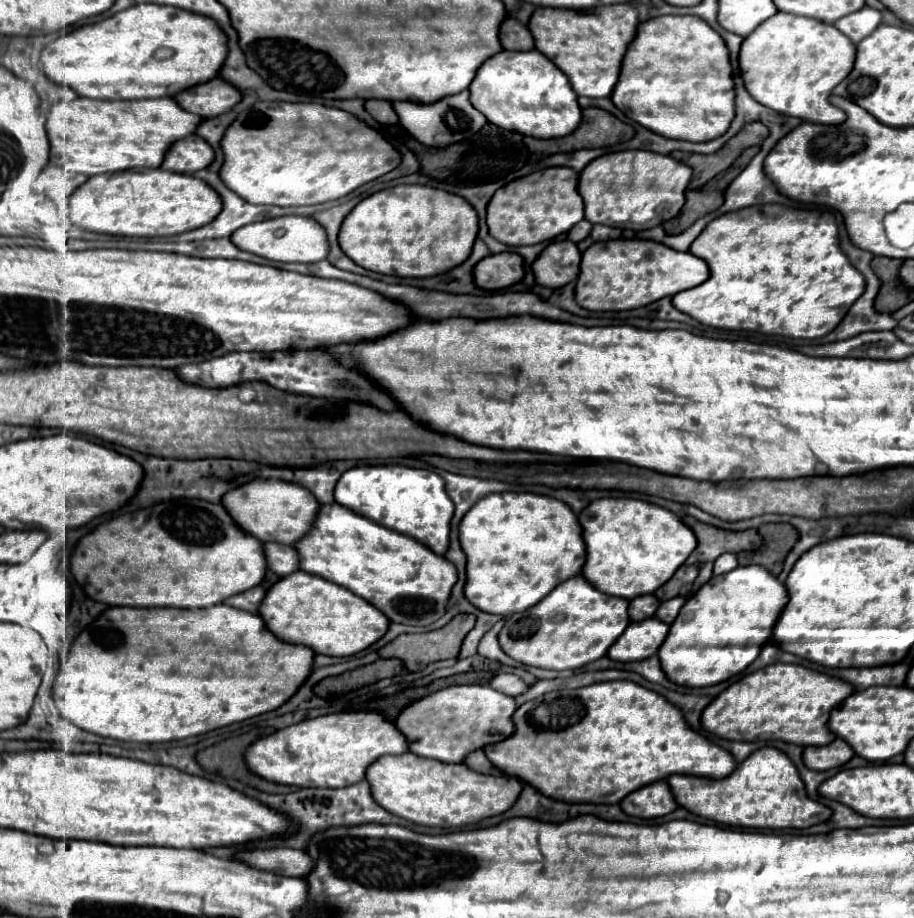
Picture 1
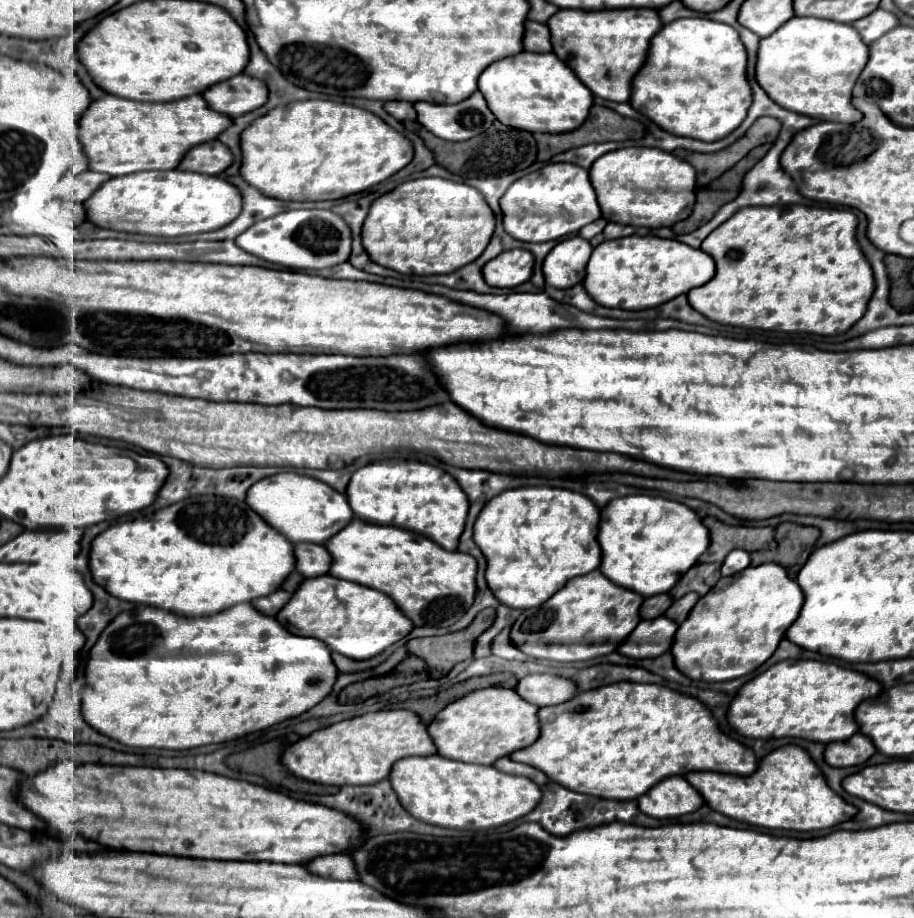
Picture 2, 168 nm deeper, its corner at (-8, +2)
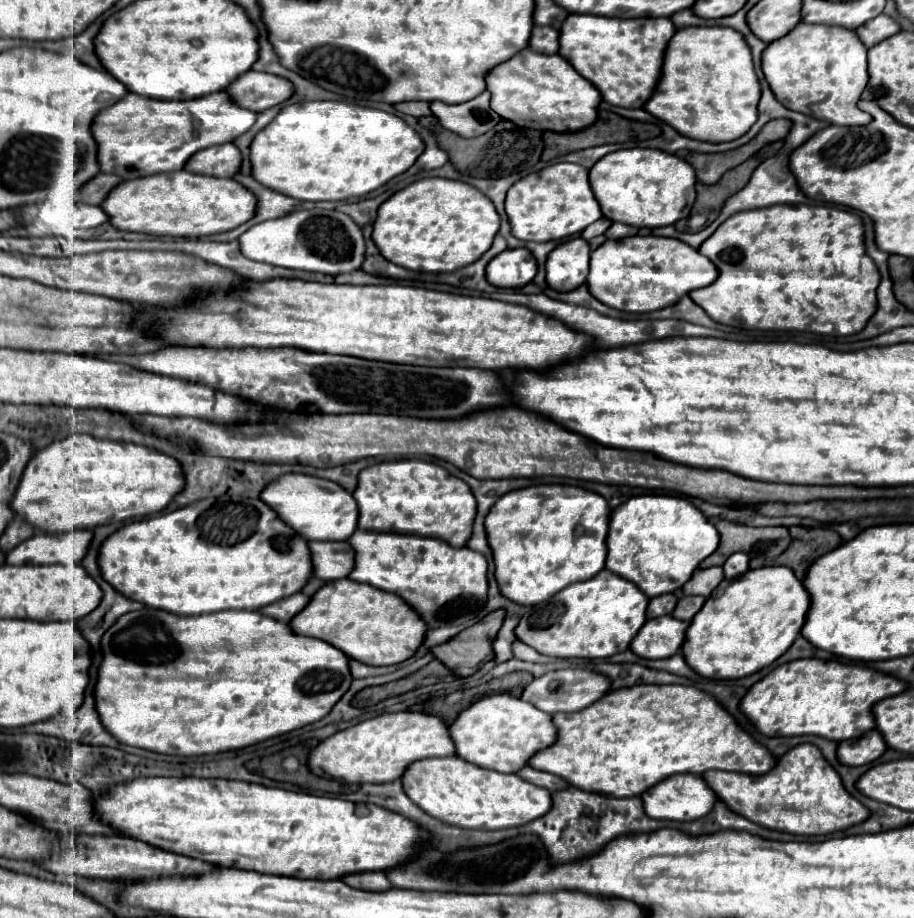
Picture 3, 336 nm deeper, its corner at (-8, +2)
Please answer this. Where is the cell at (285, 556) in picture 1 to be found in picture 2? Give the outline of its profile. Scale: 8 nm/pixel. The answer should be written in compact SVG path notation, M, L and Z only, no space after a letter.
M297 543L295 557L297 557L297 571L309 577L319 577L329 573L329 565L333 561L325 545L317 545L317 543Z

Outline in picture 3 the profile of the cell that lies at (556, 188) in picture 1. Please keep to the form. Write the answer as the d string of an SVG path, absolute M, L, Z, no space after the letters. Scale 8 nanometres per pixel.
M555 163L555 165L541 169L539 173L529 173L527 177L519 179L507 191L505 211L507 211L513 235L521 241L553 241L553 239L571 237L575 233L581 233L587 225L595 223L597 219L603 217L599 203L597 203L597 199L591 191L591 185L589 185L589 171L581 165L575 165L575 163Z

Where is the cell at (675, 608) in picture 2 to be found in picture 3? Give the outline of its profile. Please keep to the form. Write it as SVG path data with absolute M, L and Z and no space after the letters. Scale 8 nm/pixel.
M683 597L683 599L679 599L679 603L671 615L681 621L691 621L693 615L703 607L703 603L705 603L705 597Z

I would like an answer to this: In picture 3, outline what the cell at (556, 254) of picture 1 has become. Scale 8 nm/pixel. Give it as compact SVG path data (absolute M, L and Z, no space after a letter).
M581 237L557 245L547 257L547 283L555 291L573 291L589 273L589 243Z

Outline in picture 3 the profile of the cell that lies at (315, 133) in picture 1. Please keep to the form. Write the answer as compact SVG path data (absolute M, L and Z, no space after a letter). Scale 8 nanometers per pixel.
M309 101L281 109L251 143L251 175L299 201L361 197L407 171L423 153L421 137L397 115L343 101Z

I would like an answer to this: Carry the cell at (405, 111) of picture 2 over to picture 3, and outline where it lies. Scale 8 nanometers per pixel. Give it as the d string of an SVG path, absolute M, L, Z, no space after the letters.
M425 101L397 103L395 109L397 109L399 113L407 113L407 115L413 115L413 117L425 117L425 115L431 115L431 111L429 111L429 103L425 103Z

